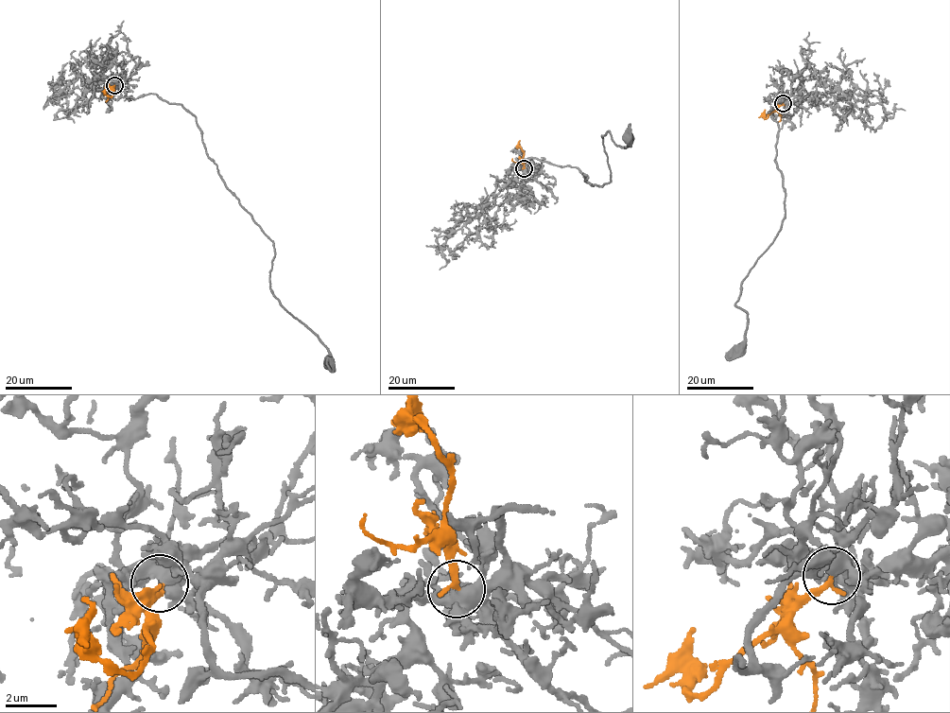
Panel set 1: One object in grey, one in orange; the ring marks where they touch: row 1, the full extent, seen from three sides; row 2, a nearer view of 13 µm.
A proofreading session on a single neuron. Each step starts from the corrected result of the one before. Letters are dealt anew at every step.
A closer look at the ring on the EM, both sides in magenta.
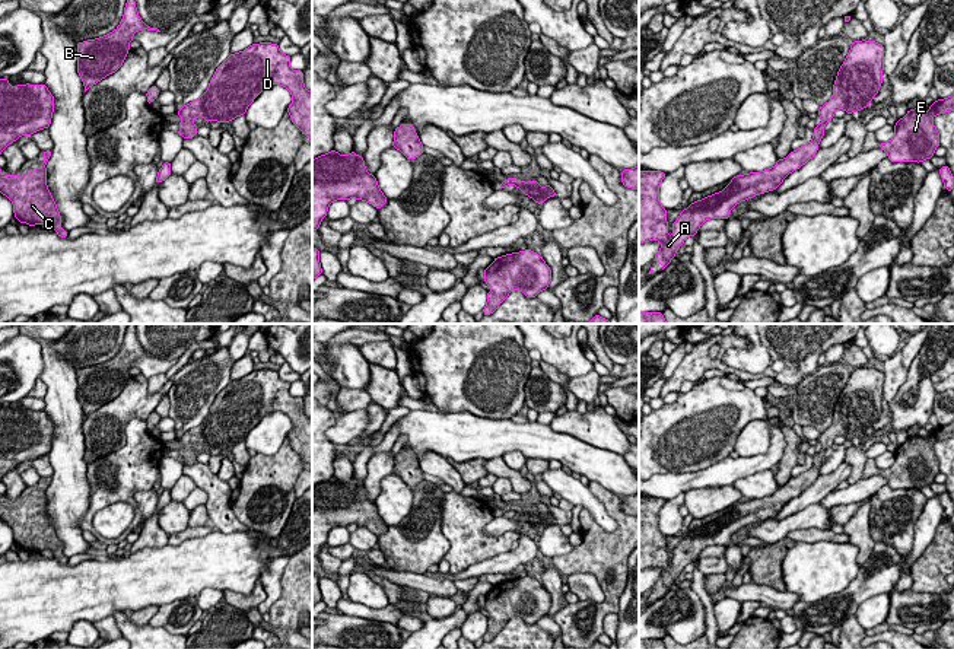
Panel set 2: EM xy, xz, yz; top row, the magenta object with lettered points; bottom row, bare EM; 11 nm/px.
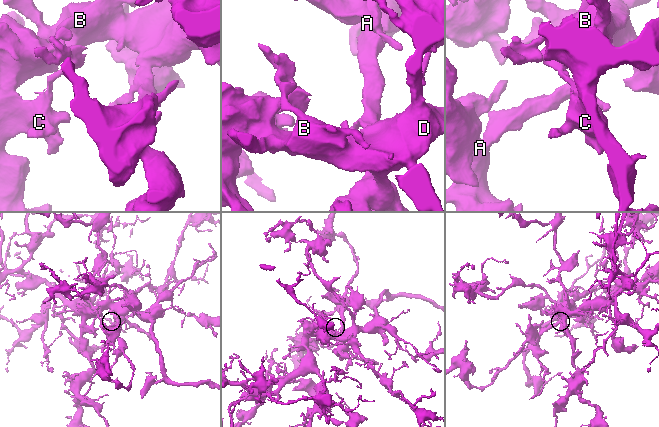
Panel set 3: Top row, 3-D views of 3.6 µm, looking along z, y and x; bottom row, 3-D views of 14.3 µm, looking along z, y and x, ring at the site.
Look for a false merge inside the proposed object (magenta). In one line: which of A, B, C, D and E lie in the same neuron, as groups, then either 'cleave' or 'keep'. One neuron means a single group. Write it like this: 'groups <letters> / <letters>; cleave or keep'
groups A B C D E; keep

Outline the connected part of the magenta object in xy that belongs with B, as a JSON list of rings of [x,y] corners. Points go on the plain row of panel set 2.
[[[128,324],[121,350],[115,357],[96,366],[76,370],[77,400],[83,407],[85,419],[104,404],[117,398],[124,389],[128,370],[137,357],[160,359],[143,350],[136,335],[137,324]]]

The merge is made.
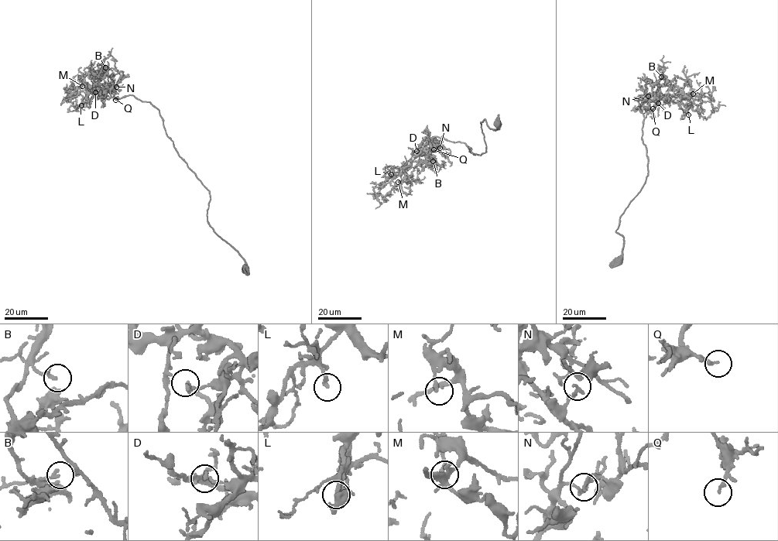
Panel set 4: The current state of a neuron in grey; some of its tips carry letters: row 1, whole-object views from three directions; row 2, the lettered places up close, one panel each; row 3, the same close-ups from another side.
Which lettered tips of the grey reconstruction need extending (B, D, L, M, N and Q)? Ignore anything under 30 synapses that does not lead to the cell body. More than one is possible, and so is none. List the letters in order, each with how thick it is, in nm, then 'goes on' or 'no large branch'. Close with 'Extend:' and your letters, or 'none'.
B: 120 nm | no large branch
D: 110 nm | no large branch
L: 180 nm | no large branch
M: 160 nm | no large branch
N: 180 nm | no large branch
Q: 120 nm | no large branch
Extend: none

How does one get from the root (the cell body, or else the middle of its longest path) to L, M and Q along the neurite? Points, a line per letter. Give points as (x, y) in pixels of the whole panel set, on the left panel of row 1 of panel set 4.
L: (245, 270), (209, 224), (208, 190), (159, 110), (107, 88), (81, 105)
M: (245, 270), (209, 224), (208, 190), (159, 110), (82, 86)
Q: (245, 270), (209, 224), (208, 190), (159, 110), (108, 89), (115, 100)

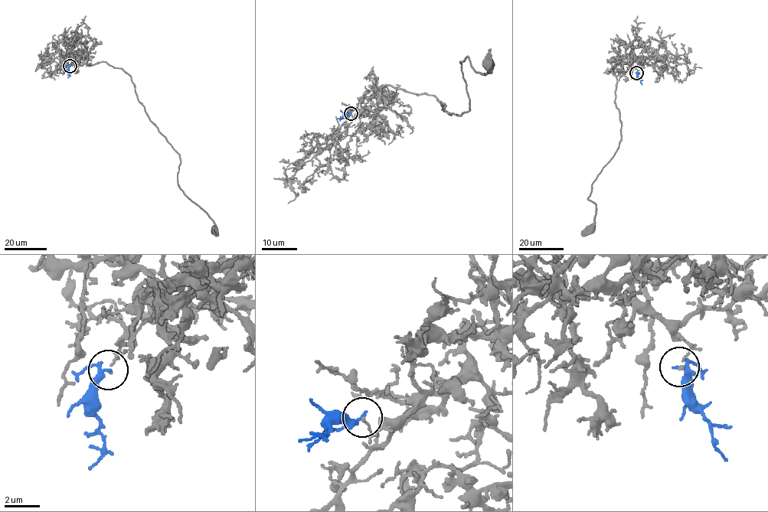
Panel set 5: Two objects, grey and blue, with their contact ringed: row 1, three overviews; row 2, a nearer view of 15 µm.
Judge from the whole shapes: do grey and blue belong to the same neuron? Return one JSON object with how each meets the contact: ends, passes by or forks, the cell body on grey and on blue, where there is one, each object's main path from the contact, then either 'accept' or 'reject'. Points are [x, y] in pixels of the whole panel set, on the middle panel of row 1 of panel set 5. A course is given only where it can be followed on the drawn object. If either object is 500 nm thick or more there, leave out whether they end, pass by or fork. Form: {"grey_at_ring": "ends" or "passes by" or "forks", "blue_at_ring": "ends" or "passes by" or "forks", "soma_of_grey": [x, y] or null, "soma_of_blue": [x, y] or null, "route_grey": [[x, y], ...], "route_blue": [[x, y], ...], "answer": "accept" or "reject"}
{"grey_at_ring": "ends", "blue_at_ring": "passes by", "soma_of_grey": [488, 64], "soma_of_blue": null, "route_grey": [[351, 114], [384, 85], [459, 115], [469, 102], [459, 62], [486, 65]], "route_blue": [[351, 114], [338, 119]], "answer": "reject"}

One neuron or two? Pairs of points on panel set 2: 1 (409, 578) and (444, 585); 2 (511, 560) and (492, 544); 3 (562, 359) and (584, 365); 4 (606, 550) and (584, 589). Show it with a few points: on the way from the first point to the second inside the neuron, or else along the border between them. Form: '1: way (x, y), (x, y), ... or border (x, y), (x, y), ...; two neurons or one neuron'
1: way (417, 581), (435, 585); one neuron
2: border (511, 550), (470, 566); two neurons
3: way (568, 359), (578, 365); one neuron
4: border (568, 575), (591, 573), (604, 600); two neurons

